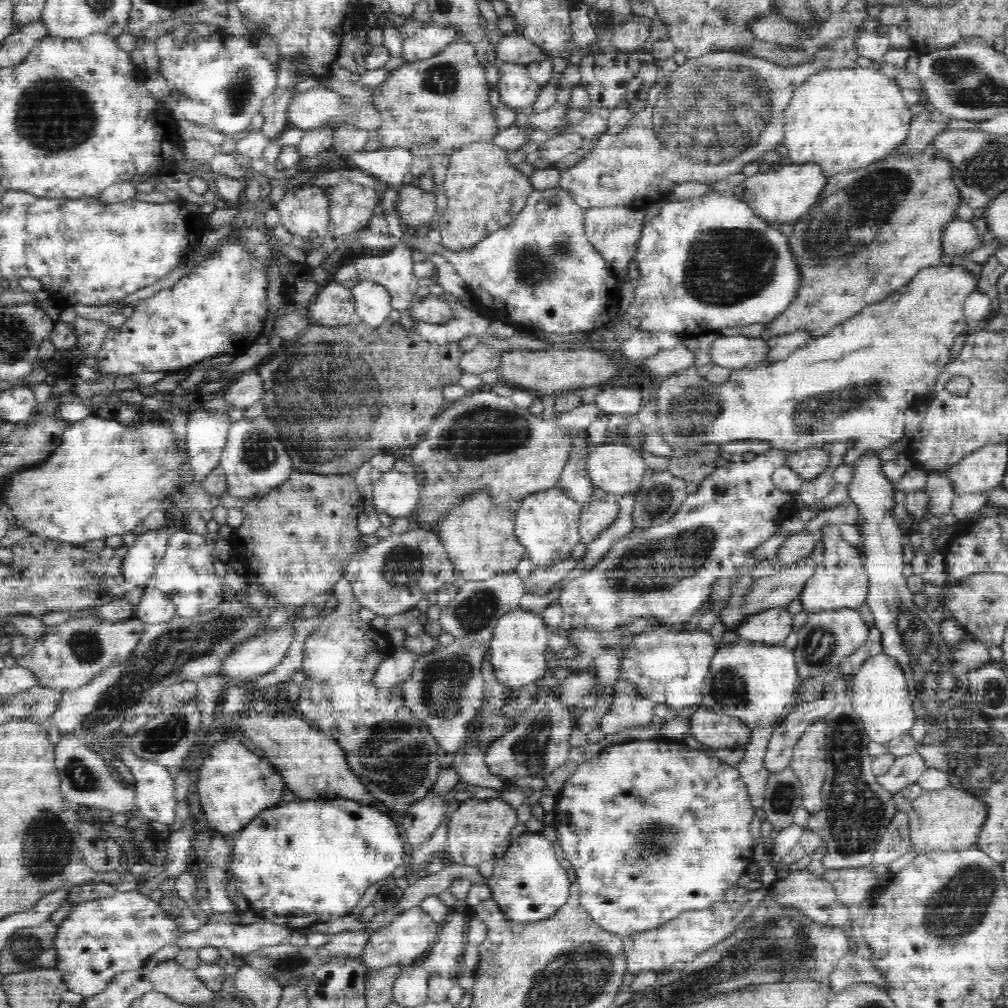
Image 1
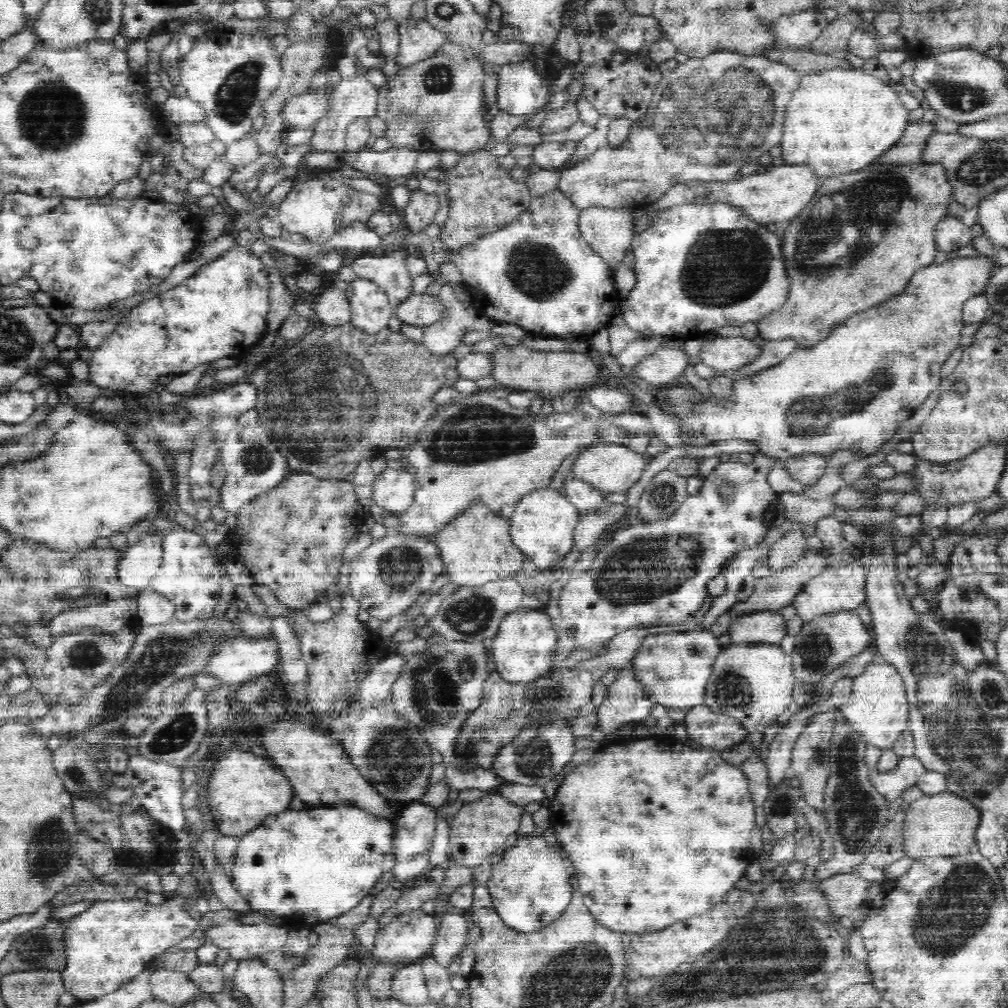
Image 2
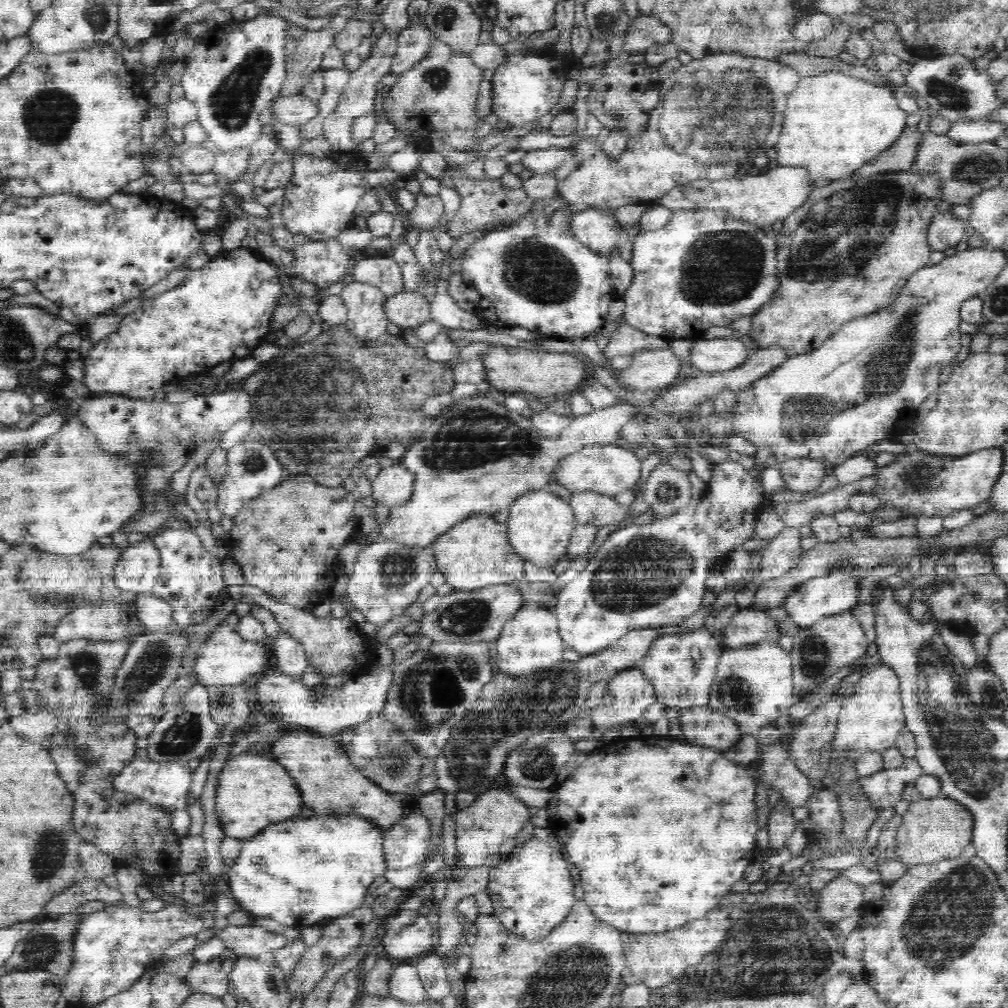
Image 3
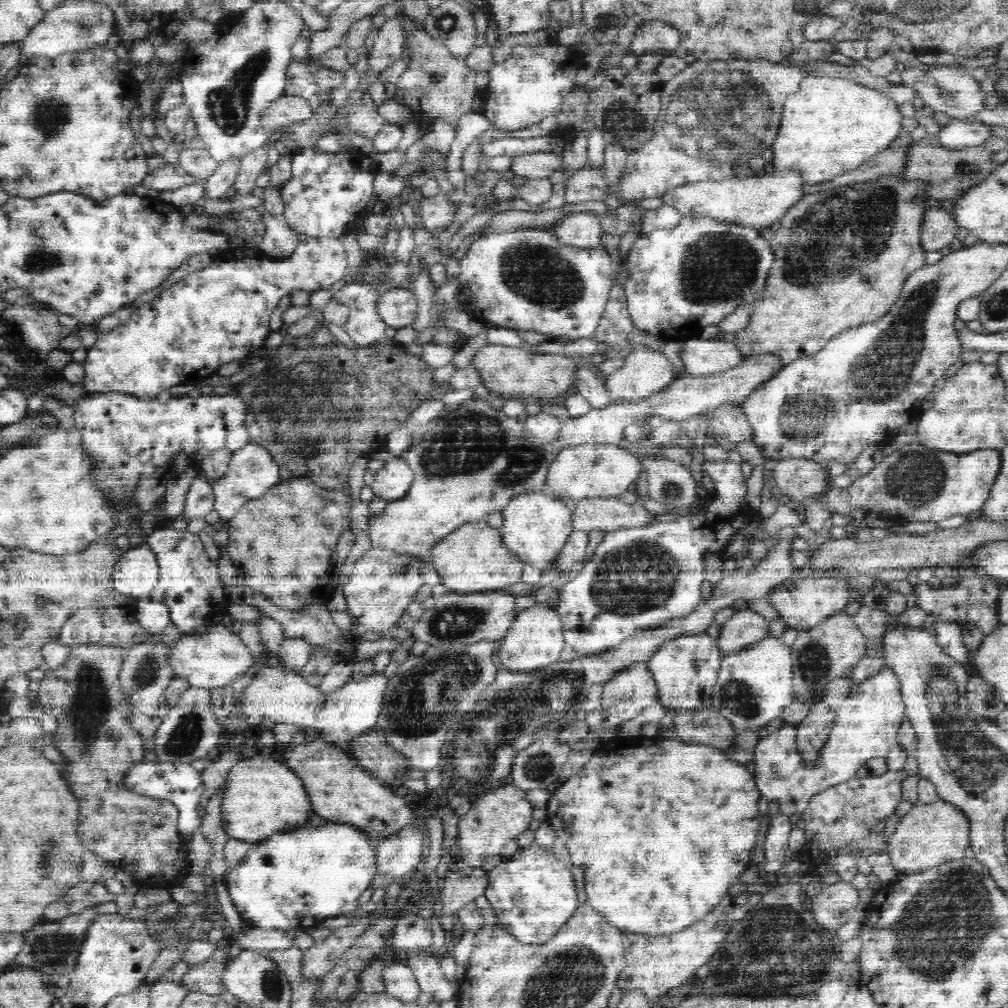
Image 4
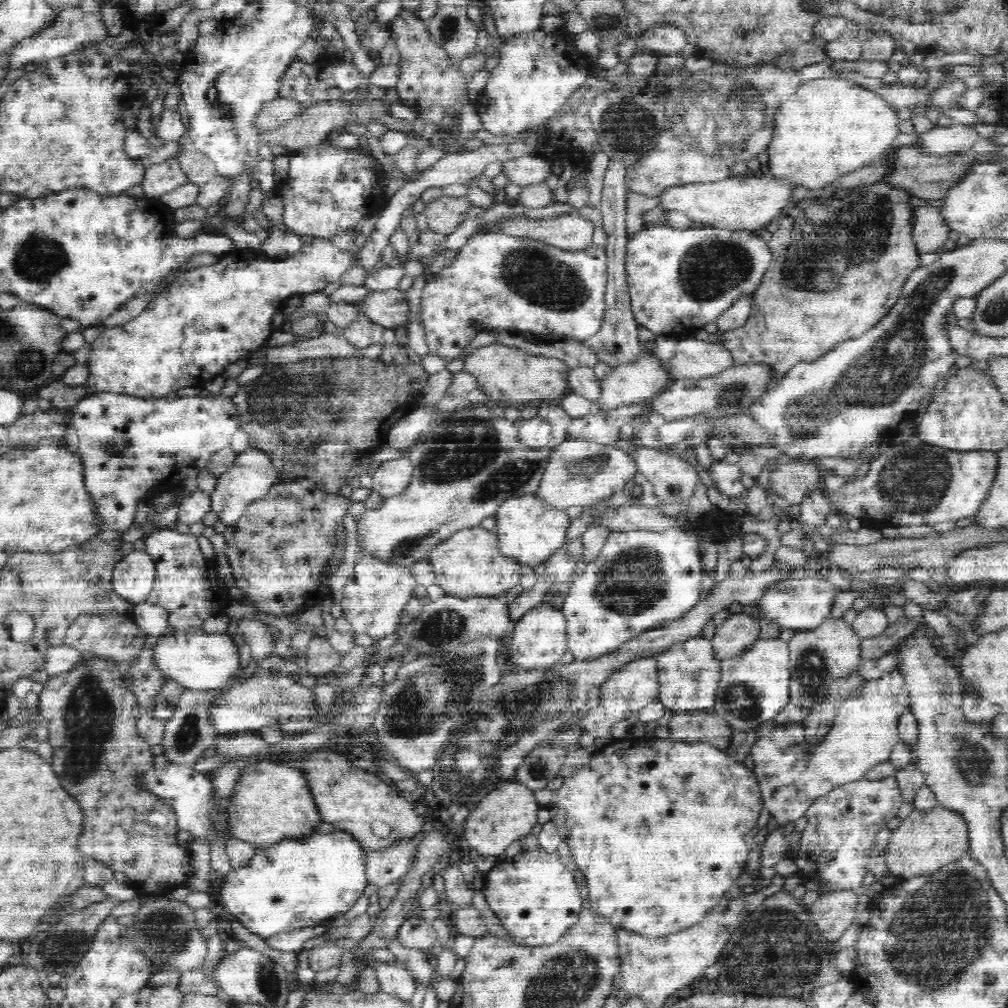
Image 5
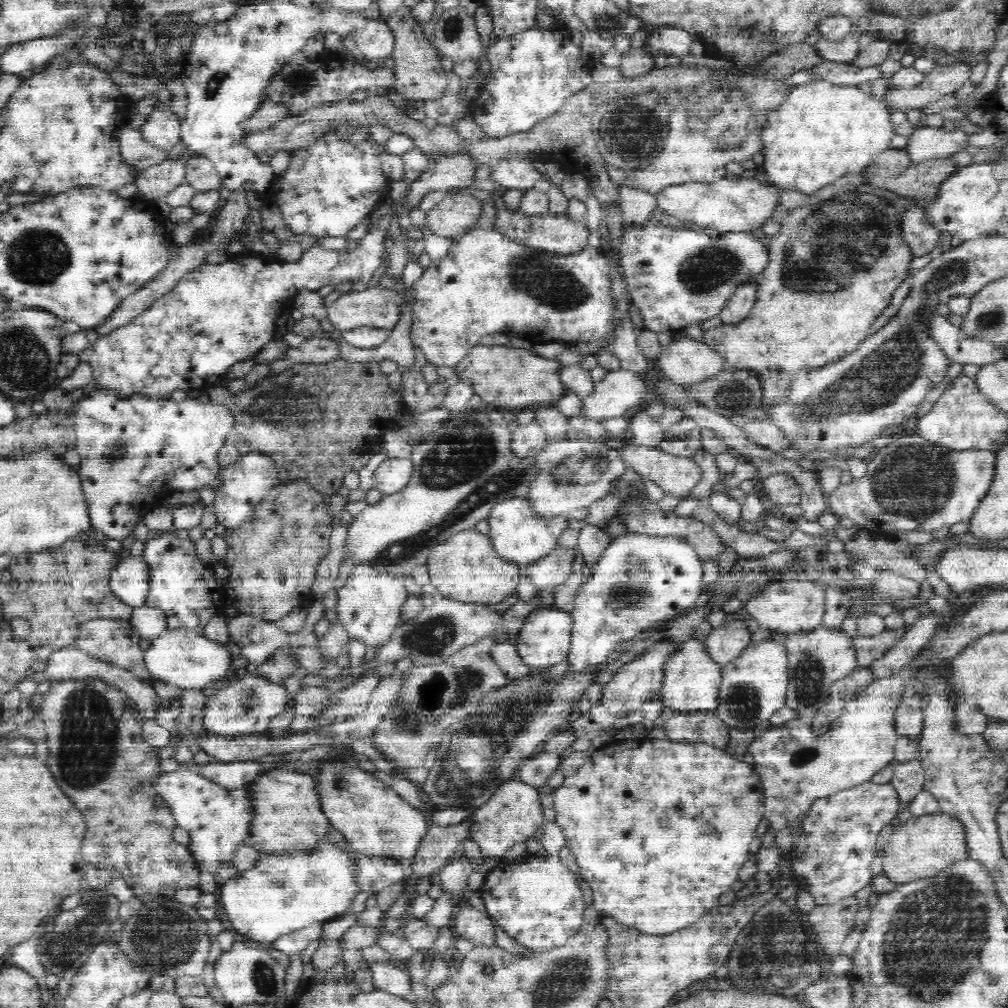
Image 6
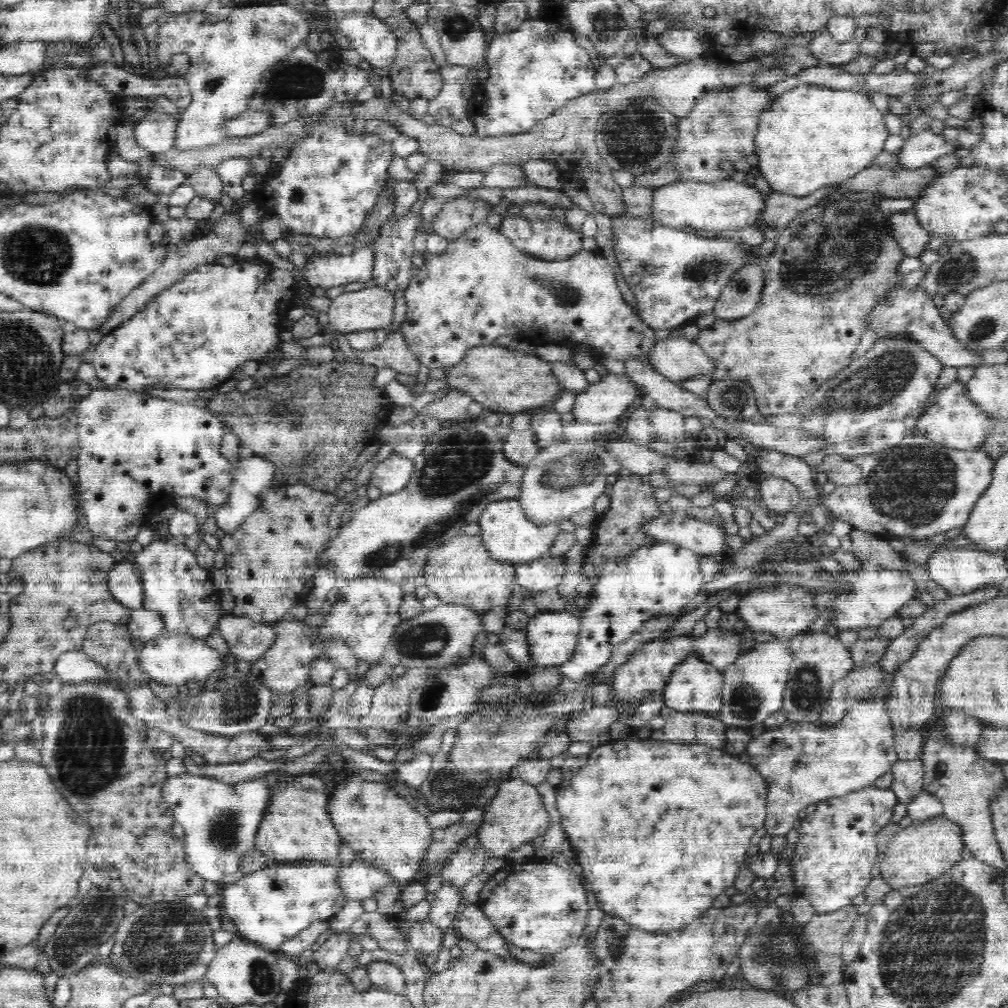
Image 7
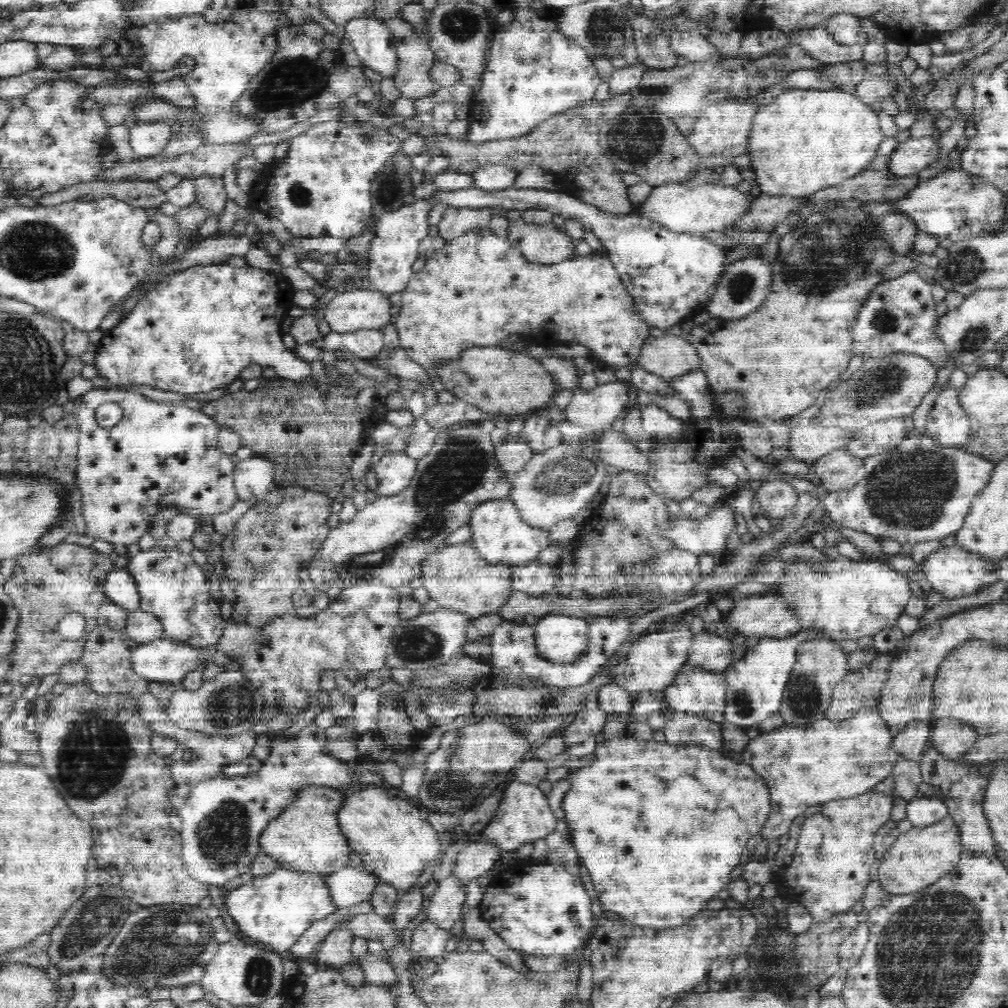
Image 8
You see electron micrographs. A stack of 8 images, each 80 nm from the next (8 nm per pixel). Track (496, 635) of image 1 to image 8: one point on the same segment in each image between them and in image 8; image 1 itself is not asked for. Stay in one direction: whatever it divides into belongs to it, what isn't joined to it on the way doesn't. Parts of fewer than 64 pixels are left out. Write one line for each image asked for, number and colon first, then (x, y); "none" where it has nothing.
2: (522, 651)
3: (529, 643)
4: (534, 641)
5: (538, 639)
6: (544, 639)
7: (550, 636)
8: (559, 638)

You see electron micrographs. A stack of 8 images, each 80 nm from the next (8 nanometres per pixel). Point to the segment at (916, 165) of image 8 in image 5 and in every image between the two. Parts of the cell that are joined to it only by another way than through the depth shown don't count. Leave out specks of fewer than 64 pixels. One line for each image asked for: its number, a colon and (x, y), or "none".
5: (955, 138)
6: (927, 142)
7: (925, 147)

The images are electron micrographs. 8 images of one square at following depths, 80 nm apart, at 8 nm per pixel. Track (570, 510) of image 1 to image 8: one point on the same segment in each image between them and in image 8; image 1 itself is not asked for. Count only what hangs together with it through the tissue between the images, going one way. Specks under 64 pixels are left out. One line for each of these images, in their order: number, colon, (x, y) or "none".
2: (543, 522)
3: (540, 525)
4: (536, 527)
5: (529, 530)
6: (521, 534)
7: (511, 536)
8: (501, 535)

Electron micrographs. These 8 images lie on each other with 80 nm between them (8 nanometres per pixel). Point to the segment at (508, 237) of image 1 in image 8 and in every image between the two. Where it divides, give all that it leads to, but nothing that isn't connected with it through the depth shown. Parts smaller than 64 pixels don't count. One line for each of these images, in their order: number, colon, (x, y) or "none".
2: (538, 272)
3: (537, 274)
4: (529, 279)
5: (517, 283)
6: (487, 284)
7: (483, 286)
8: (477, 290)

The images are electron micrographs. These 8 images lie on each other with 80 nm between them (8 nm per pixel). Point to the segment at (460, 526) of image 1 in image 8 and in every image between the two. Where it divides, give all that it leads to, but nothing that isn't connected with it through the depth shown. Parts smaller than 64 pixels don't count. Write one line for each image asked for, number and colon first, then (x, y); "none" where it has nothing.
2: (477, 546)
3: (477, 551)
4: (473, 558)
5: (470, 562)
6: (467, 567)
7: (462, 570)
8: (456, 576)

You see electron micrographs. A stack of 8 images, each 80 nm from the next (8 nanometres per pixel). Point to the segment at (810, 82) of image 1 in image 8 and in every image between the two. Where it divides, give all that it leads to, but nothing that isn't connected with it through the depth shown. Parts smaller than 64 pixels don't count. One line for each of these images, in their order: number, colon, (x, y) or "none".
2: (841, 119)
3: (834, 123)
4: (831, 125)
5: (829, 126)
6: (824, 130)
7: (814, 135)
8: (805, 139)

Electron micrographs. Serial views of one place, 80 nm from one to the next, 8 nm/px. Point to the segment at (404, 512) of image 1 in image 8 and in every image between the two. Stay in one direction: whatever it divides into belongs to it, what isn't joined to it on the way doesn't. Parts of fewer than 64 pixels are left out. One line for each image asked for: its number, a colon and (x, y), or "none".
2: (394, 490)
3: (393, 486)
4: (393, 481)
5: (390, 479)
6: (392, 475)
7: (391, 475)
8: (395, 470)

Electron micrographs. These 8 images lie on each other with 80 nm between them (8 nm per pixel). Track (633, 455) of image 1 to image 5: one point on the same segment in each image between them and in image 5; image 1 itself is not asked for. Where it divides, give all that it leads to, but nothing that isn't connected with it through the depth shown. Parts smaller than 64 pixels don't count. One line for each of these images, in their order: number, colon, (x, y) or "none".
2: (610, 467)
3: (608, 469)
4: (584, 471)
5: (580, 472)

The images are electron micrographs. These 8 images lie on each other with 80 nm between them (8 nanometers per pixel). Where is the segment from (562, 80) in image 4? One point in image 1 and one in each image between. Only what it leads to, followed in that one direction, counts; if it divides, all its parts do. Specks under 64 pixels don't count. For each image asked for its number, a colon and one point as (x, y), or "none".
1: (515, 89)
2: (520, 91)
3: (525, 88)

